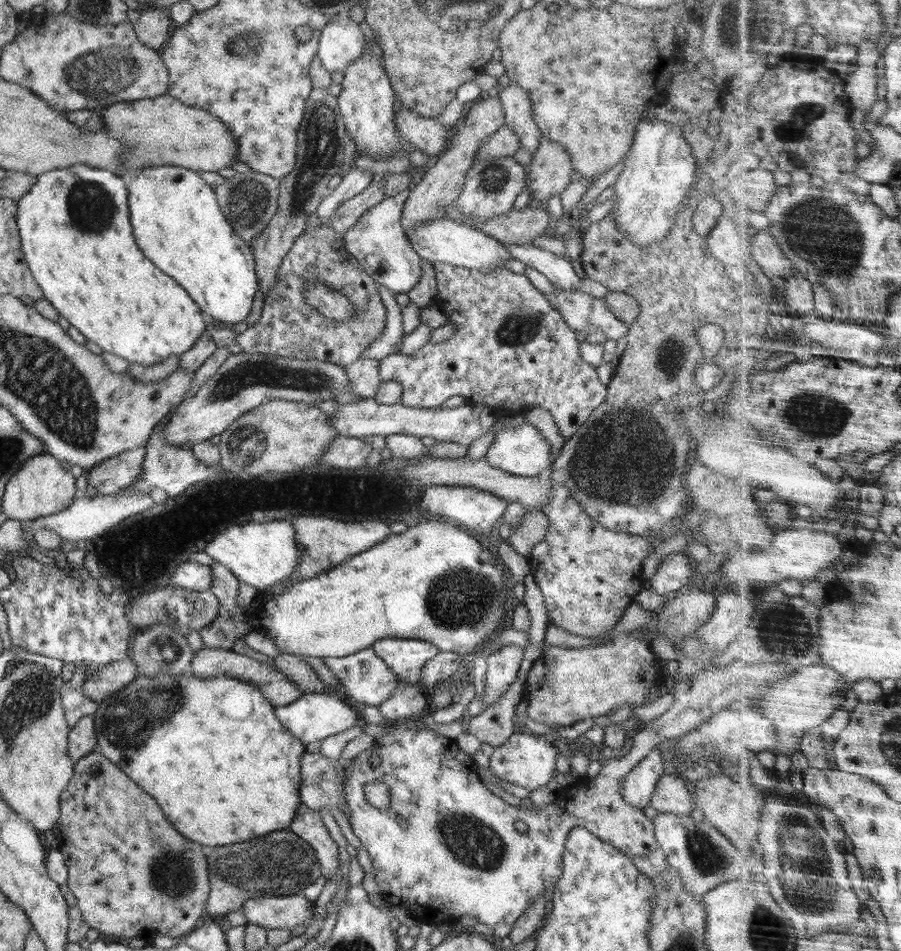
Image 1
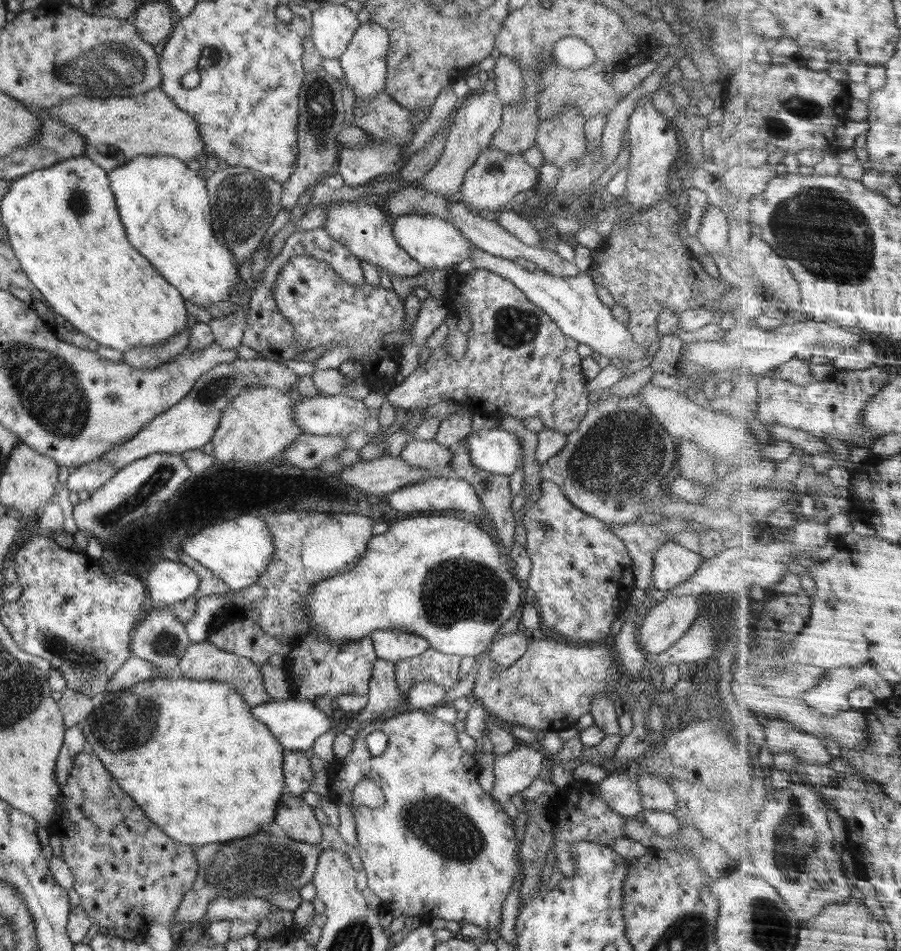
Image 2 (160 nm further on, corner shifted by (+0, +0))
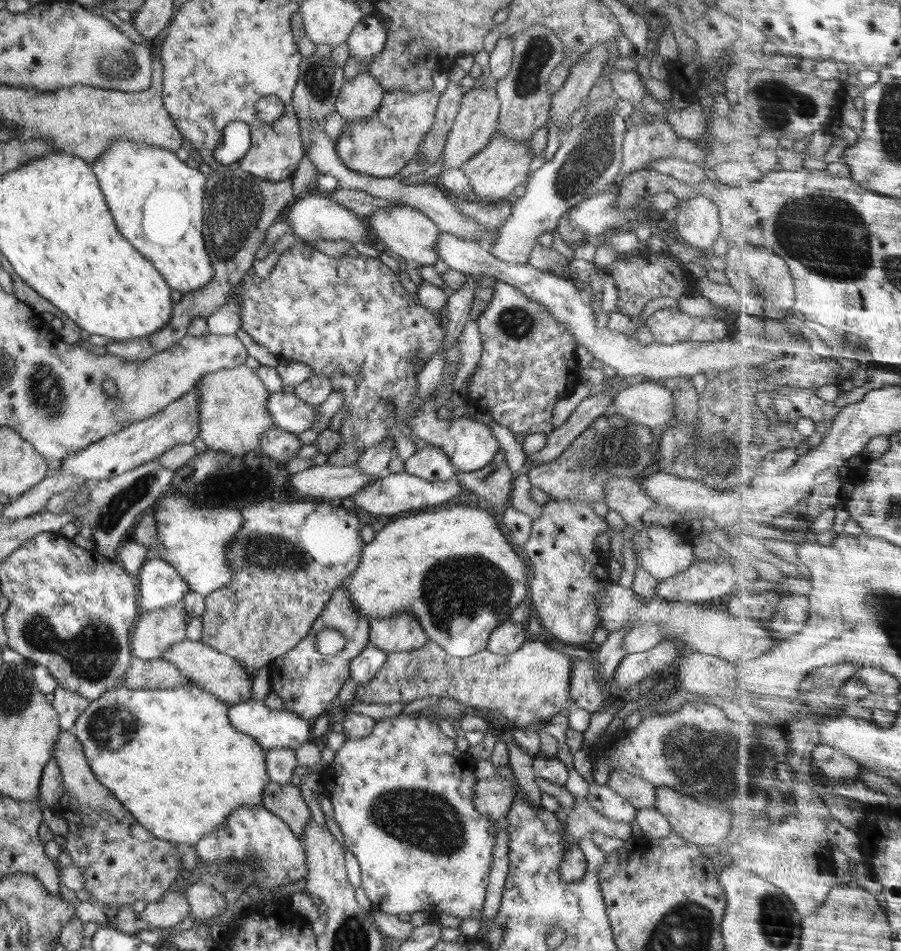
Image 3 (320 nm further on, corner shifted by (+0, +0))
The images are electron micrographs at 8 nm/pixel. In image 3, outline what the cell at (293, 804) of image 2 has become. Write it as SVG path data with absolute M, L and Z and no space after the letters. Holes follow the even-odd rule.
M270 782L264 788L262 807L278 816L299 839L304 836L304 827L313 819L299 788L291 784L282 786Z

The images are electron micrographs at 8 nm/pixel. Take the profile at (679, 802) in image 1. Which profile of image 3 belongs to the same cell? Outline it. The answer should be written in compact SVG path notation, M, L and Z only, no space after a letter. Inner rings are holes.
M626 771L610 772L607 784L616 795L638 809L656 809L656 787L652 783Z

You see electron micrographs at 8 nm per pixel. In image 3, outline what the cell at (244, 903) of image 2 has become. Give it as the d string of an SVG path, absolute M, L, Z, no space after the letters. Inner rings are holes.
M200 881L192 884L183 894L199 922L205 923L227 908L225 896L214 887Z

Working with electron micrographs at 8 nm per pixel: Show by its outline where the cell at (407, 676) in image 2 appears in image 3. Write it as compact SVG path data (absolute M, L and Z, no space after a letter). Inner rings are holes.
M428 639L420 648L416 650L411 650L410 652L389 652L387 654L387 659L385 660L384 666L376 673L376 676L369 680L369 683L365 685L358 685L356 687L355 696L360 703L366 704L392 704L393 702L406 702L410 703L413 700L420 700L422 698L428 698L428 696L439 696L446 697L451 699L456 699L458 702L461 702L466 706L467 709L471 711L484 711L484 712L495 712L498 710L502 716L512 720L514 722L515 728L533 728L537 730L537 726L540 723L546 722L551 716L554 716L560 711L566 711L567 714L570 714L573 710L577 708L571 694L569 693L569 680L571 679L571 668L573 665L574 658L569 657L568 655L556 650L550 650L544 646L544 642L526 642L522 643L522 646L519 649L516 649L516 652L512 654L502 656L500 653L490 652L487 648L473 654L472 656L467 656L464 658L458 658L452 655L449 655L444 648L438 646L436 643L433 643Z

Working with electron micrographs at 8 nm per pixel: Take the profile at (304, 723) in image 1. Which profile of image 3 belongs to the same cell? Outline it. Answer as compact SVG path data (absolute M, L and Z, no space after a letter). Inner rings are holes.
M249 700L230 705L228 709L230 724L238 731L251 736L266 751L273 748L289 748L296 750L301 744L310 742L312 720L306 720L295 712L285 709L272 710L263 701Z

